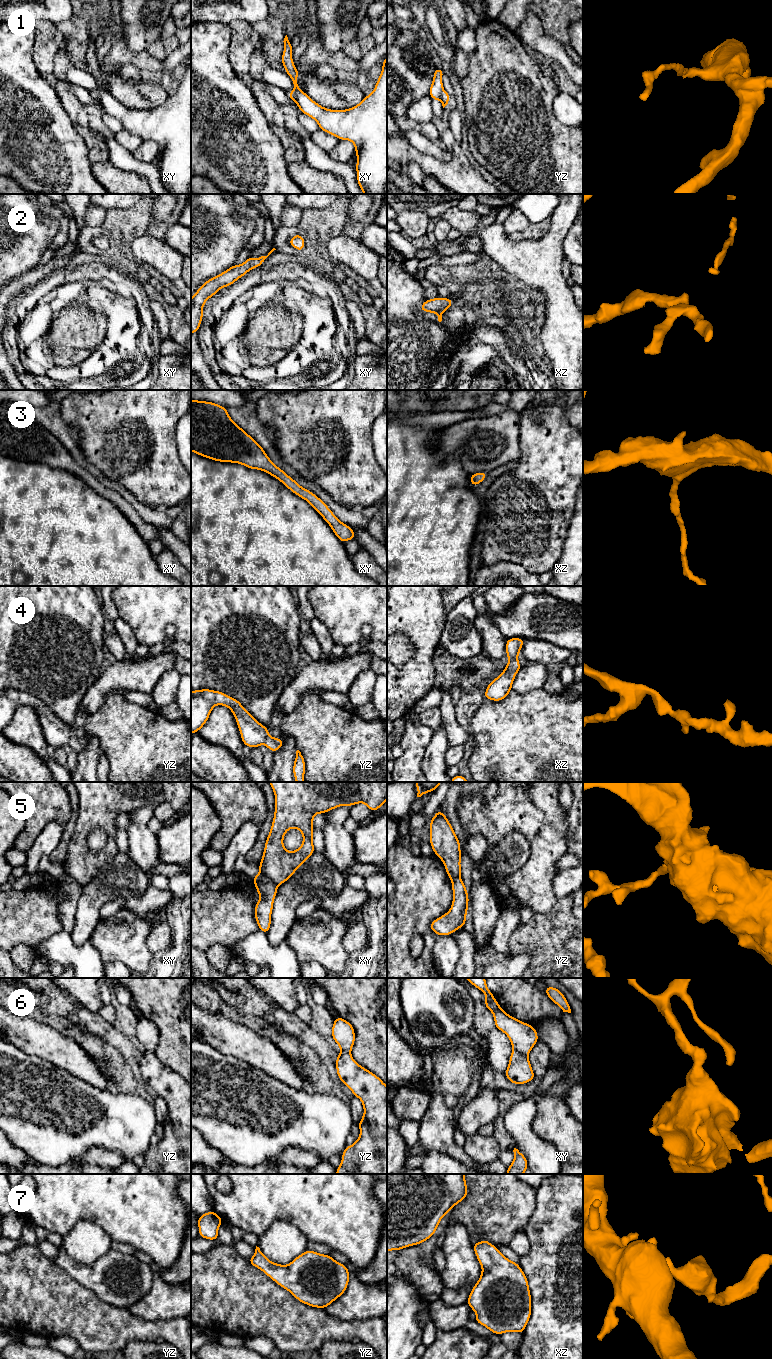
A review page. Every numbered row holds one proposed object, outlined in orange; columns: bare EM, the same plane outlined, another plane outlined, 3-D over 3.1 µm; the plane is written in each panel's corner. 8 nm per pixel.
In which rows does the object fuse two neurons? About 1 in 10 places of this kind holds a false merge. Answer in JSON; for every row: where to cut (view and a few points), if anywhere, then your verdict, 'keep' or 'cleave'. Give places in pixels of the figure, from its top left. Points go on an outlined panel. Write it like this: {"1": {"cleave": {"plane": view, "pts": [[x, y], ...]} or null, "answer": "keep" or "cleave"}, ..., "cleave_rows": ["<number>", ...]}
{"1": {"cleave": {"plane": "xy", "pts": [[301, 91], [298, 91], [293, 99]]}, "answer": "cleave"}, "2": {"cleave": null, "answer": "keep"}, "3": {"cleave": null, "answer": "keep"}, "4": {"cleave": null, "answer": "keep"}, "5": {"cleave": {"plane": "xy", "pts": [[260, 871], [277, 885]]}, "answer": "cleave"}, "6": {"cleave": {"plane": "xy", "pts": [[513, 1049], [526, 1056]]}, "answer": "cleave"}, "7": {"cleave": null, "answer": "keep"}, "cleave_rows": ["1", "5", "6"]}

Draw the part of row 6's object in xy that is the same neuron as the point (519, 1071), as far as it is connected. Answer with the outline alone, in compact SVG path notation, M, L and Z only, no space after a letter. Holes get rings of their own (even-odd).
M513 1050L510 1055L505 1076L513 1084L529 1083L536 1077L528 1057L516 1050Z

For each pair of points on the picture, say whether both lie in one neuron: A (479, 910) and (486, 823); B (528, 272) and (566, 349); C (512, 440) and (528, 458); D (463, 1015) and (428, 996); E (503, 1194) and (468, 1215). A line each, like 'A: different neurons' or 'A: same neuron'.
A: different neurons
B: same neuron
C: different neurons
D: same neuron
E: same neuron

